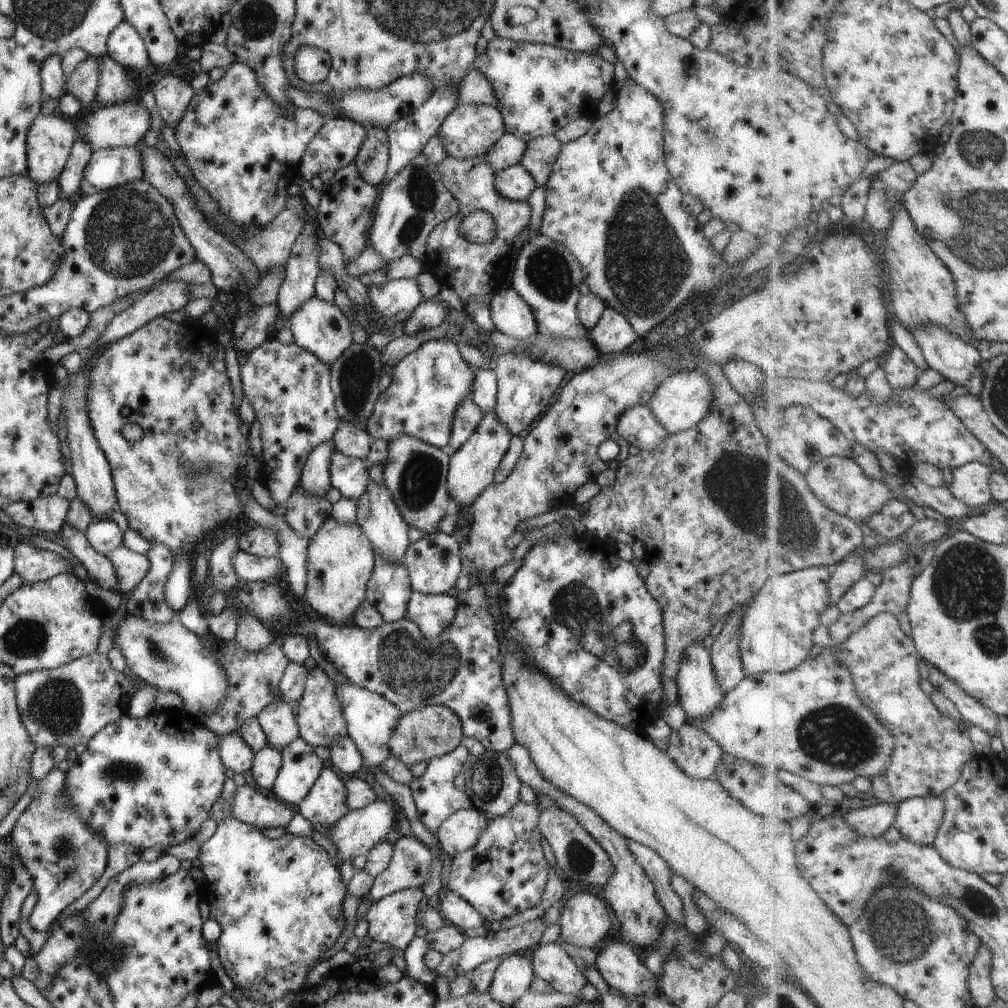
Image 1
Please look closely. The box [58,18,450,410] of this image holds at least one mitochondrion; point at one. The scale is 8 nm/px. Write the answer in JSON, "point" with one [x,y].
{"point":[125,236]}

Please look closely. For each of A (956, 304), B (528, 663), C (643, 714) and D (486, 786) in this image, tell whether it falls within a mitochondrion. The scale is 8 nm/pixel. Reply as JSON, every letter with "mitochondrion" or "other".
{"A":"other","B":"other","C":"other","D":"mitochondrion"}

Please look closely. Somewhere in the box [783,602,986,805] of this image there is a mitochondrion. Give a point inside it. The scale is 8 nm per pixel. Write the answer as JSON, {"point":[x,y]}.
{"point":[833,735]}

